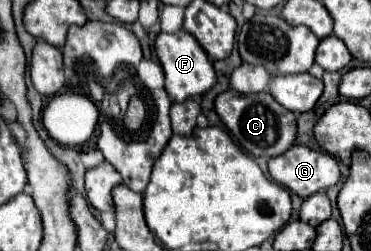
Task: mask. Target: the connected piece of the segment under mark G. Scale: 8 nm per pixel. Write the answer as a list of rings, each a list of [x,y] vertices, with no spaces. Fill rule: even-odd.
[[[292,146],[284,154],[270,158],[268,160],[268,172],[270,172],[274,182],[278,182],[280,186],[298,194],[300,198],[308,198],[316,192],[324,192],[326,188],[334,186],[340,180],[338,162],[326,152],[318,152],[318,150],[312,150],[306,146]]]

